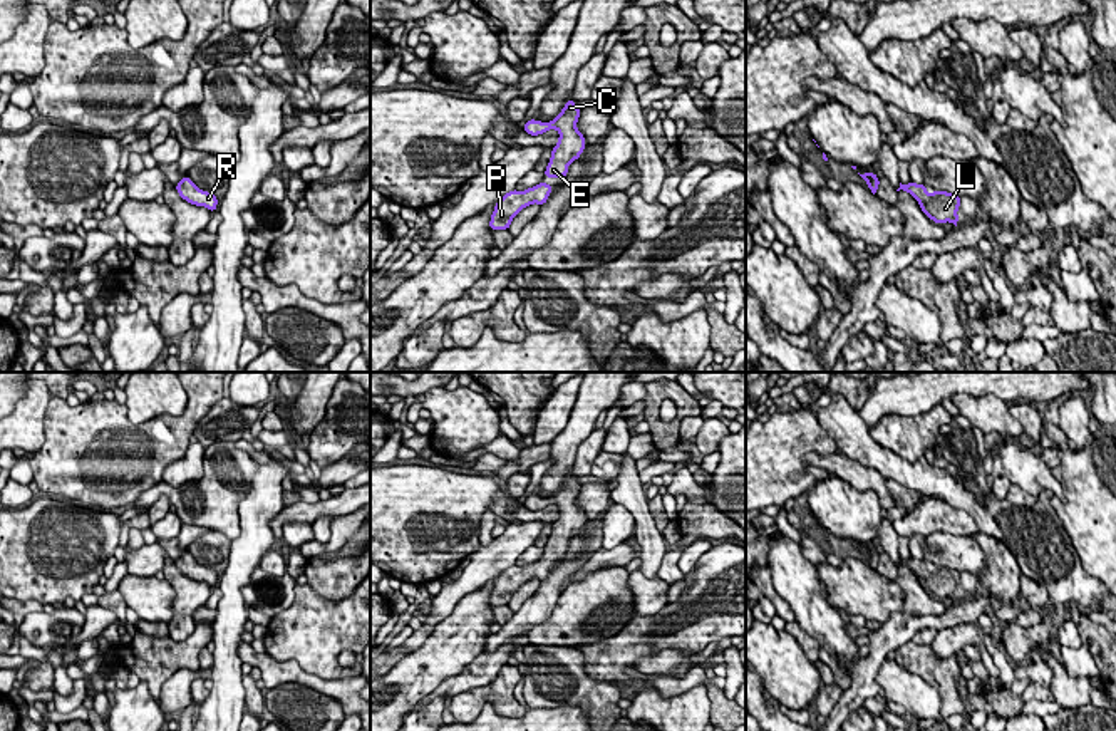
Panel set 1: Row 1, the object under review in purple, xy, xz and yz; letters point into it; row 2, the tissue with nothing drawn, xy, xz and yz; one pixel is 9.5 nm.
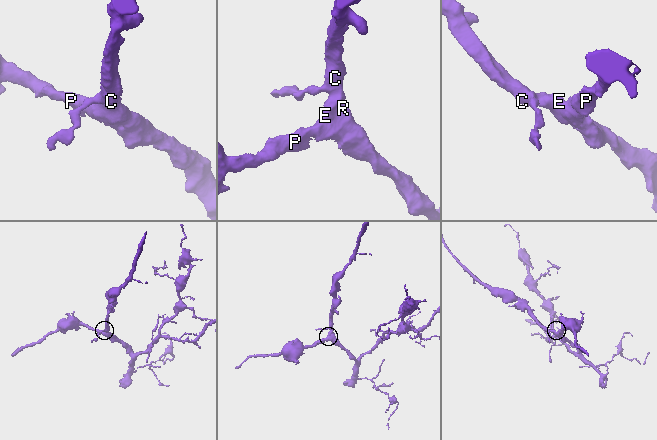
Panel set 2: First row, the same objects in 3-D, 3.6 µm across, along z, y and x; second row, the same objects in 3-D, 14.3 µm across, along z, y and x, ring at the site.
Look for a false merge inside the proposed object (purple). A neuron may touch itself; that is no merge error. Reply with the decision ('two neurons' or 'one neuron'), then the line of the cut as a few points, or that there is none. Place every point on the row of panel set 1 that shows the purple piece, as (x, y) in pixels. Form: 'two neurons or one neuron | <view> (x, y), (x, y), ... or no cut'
one neuron | no cut

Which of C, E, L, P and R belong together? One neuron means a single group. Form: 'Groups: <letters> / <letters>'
Groups: C E L P R

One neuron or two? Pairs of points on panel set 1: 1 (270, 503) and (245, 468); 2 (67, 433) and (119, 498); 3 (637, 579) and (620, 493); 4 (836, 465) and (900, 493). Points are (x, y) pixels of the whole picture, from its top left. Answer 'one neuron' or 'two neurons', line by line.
1: two neurons
2: one neuron
3: two neurons
4: two neurons

